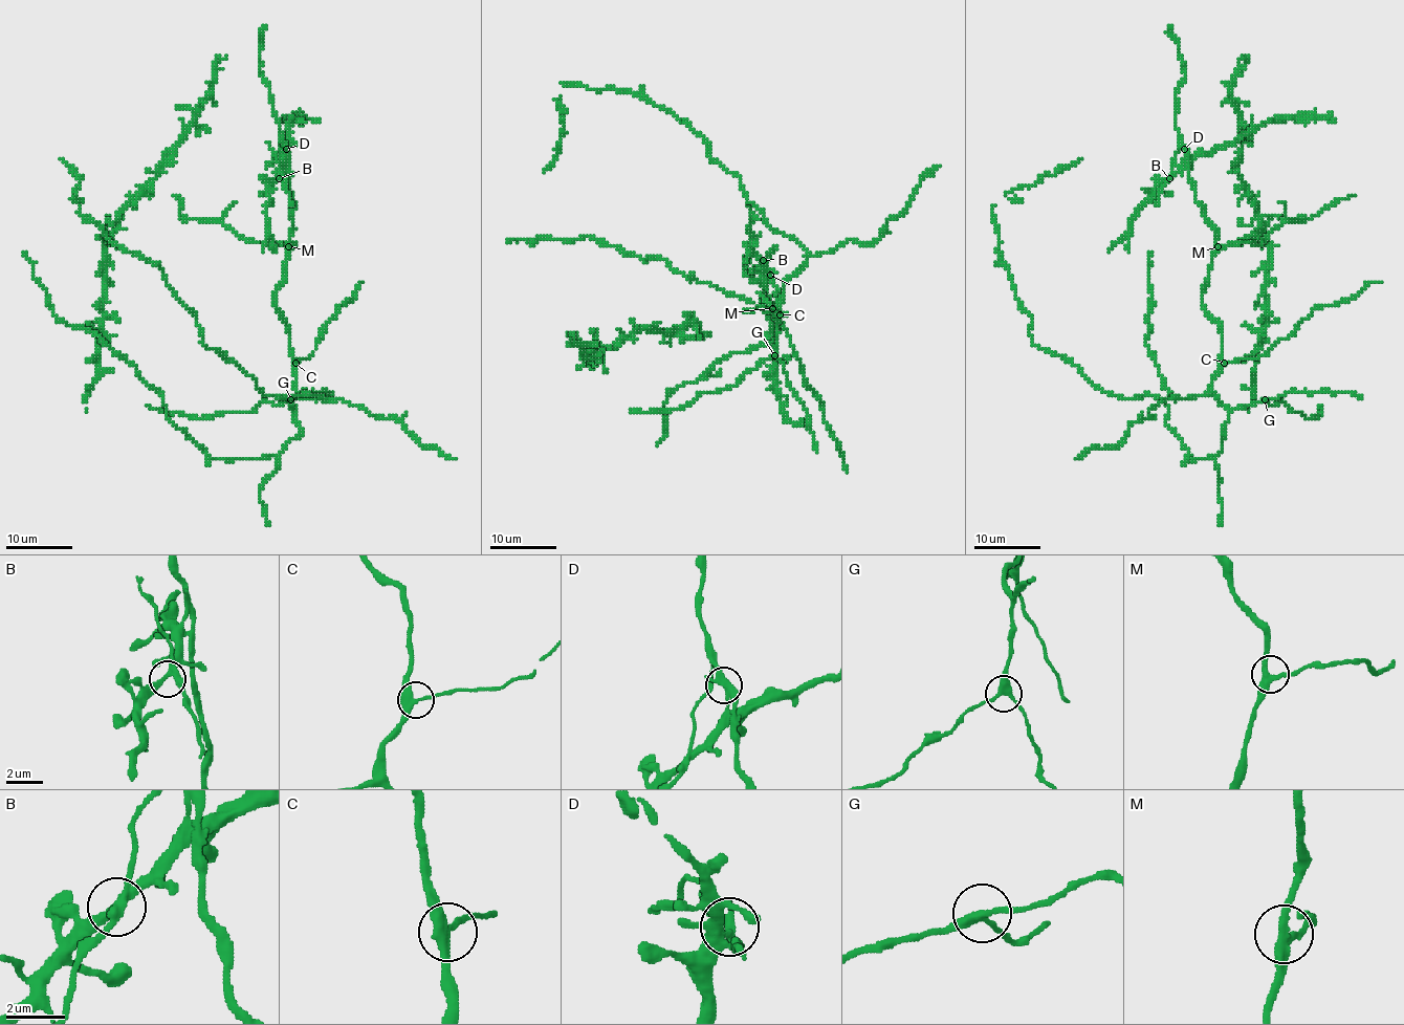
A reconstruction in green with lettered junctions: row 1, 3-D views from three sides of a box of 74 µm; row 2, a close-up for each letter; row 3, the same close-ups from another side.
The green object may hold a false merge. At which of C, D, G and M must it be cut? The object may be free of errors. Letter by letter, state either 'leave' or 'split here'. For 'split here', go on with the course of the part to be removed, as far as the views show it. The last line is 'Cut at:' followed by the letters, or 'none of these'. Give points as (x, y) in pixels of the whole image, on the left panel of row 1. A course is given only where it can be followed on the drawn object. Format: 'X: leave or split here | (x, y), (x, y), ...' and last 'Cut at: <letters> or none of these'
C: leave
D: split here | (285, 150), (293, 116), (321, 122)
G: leave
M: leave
Cut at: D

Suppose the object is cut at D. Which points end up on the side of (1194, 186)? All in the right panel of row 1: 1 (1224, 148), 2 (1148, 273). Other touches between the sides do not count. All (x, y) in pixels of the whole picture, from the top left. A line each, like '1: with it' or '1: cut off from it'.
1: cut off from it
2: with it

